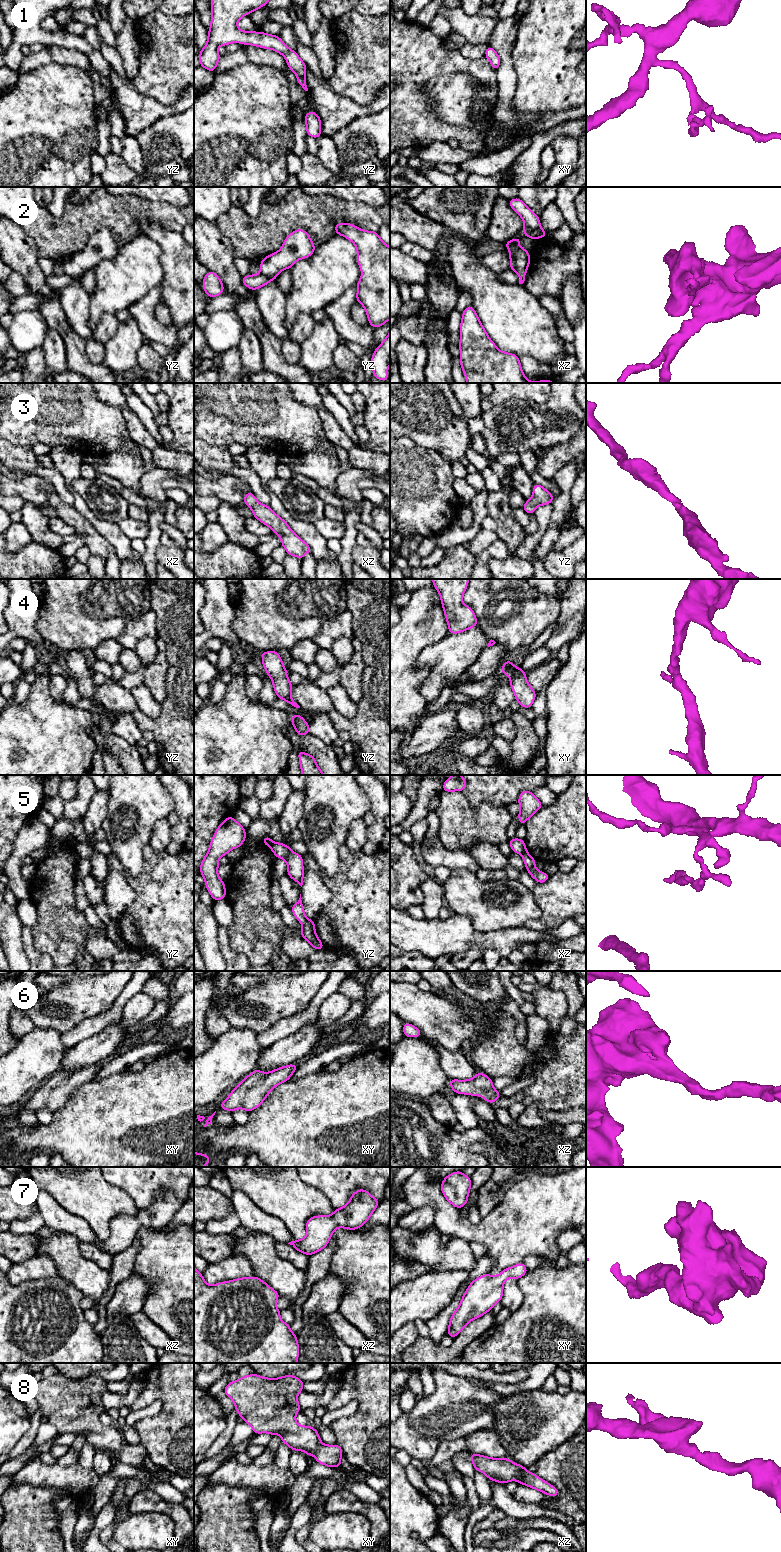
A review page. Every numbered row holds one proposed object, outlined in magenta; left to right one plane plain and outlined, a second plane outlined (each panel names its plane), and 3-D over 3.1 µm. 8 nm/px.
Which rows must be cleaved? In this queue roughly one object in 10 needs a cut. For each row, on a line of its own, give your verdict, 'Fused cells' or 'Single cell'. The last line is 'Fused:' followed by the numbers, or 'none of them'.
1: Single cell
2: Fused cells
3: Single cell
4: Single cell
5: Fused cells
6: Single cell
7: Single cell
8: Single cell
Fused: 2, 5

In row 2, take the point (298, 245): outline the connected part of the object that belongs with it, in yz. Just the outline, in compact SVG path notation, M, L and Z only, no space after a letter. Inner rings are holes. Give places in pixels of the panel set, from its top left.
M297 229L286 237L278 252L262 259L260 273L276 277L280 271L290 269L299 259L310 257L316 247L304 229Z

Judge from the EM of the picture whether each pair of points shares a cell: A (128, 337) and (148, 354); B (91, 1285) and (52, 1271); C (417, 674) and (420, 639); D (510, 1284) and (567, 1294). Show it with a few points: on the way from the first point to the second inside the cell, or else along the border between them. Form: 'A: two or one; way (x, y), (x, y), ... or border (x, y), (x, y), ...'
A: two; border (142, 343), (136, 355), (137, 364)
B: two; border (44, 1254), (53, 1261), (60, 1275)
C: one; way (411, 665), (411, 648)
D: two; border (516, 1280), (522, 1294), (522, 1303), (517, 1309)

